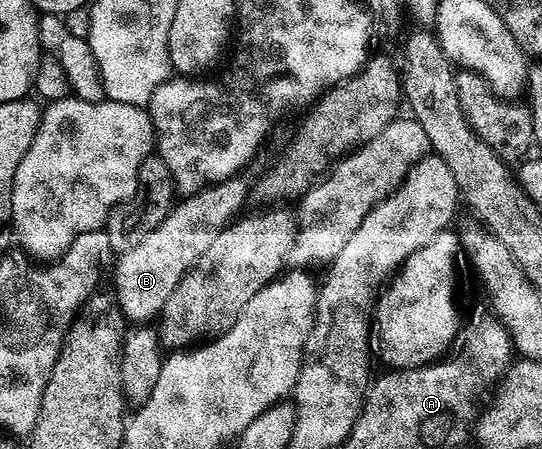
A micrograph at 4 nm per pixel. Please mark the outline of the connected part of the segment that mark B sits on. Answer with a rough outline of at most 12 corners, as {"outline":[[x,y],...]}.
{"outline":[[242,179],[183,196],[113,262],[127,322],[168,295],[243,212]]}

